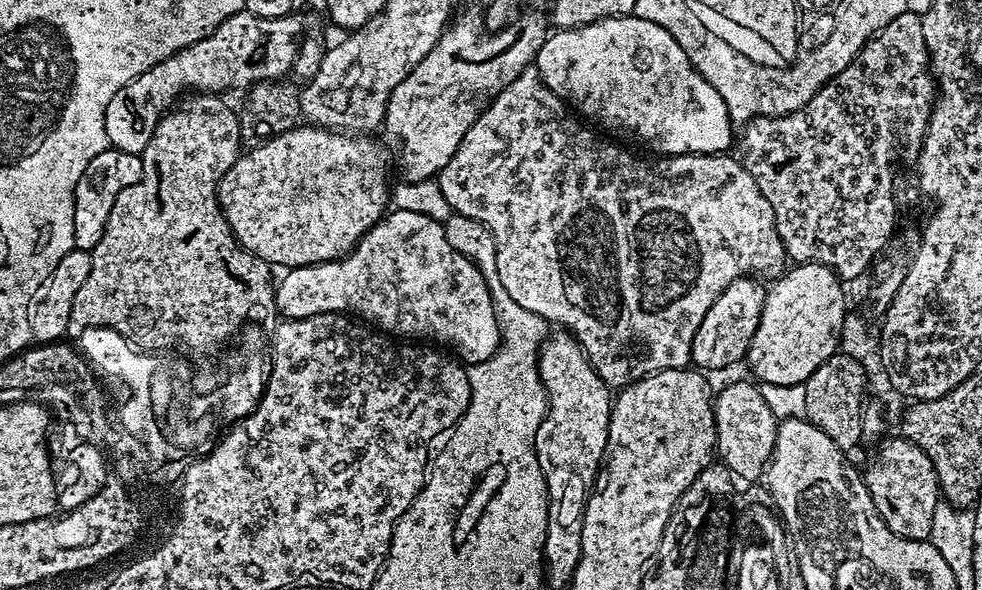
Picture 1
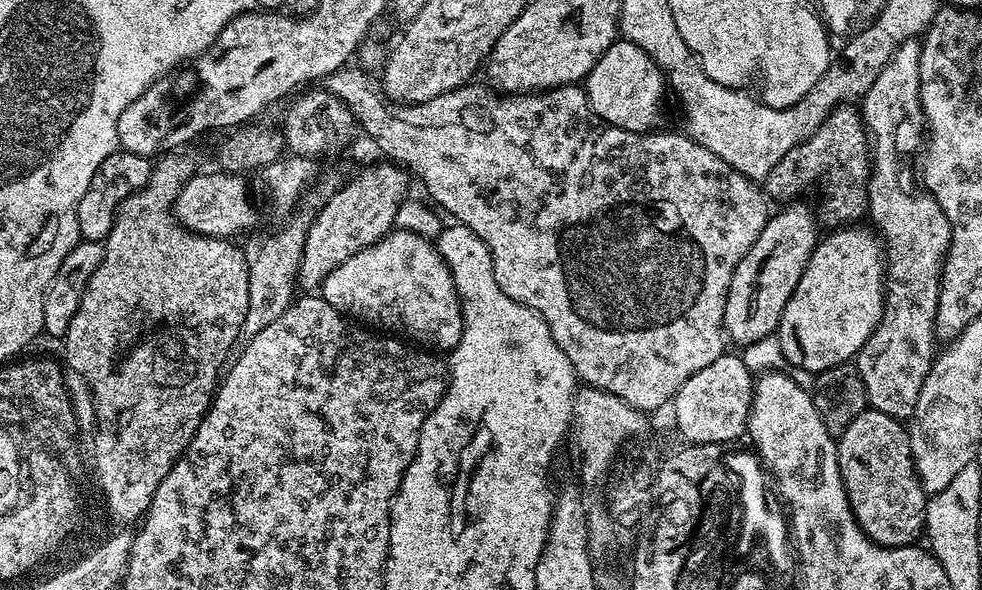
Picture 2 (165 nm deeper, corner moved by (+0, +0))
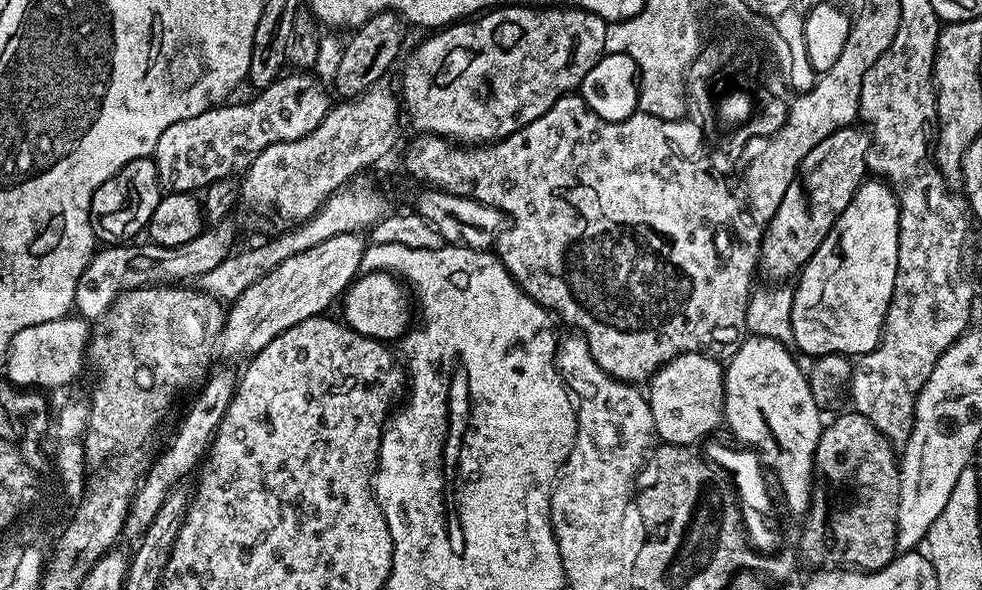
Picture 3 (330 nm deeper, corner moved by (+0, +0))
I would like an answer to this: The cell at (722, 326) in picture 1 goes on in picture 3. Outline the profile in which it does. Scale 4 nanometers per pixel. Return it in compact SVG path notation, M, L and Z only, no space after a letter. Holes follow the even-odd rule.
M863 127L834 130L796 167L796 177L786 186L778 210L766 222L760 238L759 271L773 276L773 281L788 282L803 268L804 263L822 246L826 234L838 222L842 210L850 206L854 194L866 179L868 163L866 154L870 136ZM861 128L861 129L860 129ZM792 276L792 277L791 277Z

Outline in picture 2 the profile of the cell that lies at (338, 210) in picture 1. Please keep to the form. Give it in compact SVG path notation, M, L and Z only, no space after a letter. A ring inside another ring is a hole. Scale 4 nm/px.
M197 171L178 194L174 205L177 220L184 228L200 236L236 238L239 232L244 232L256 224L256 208L248 197L248 184L244 180L247 179L243 175L230 172Z

